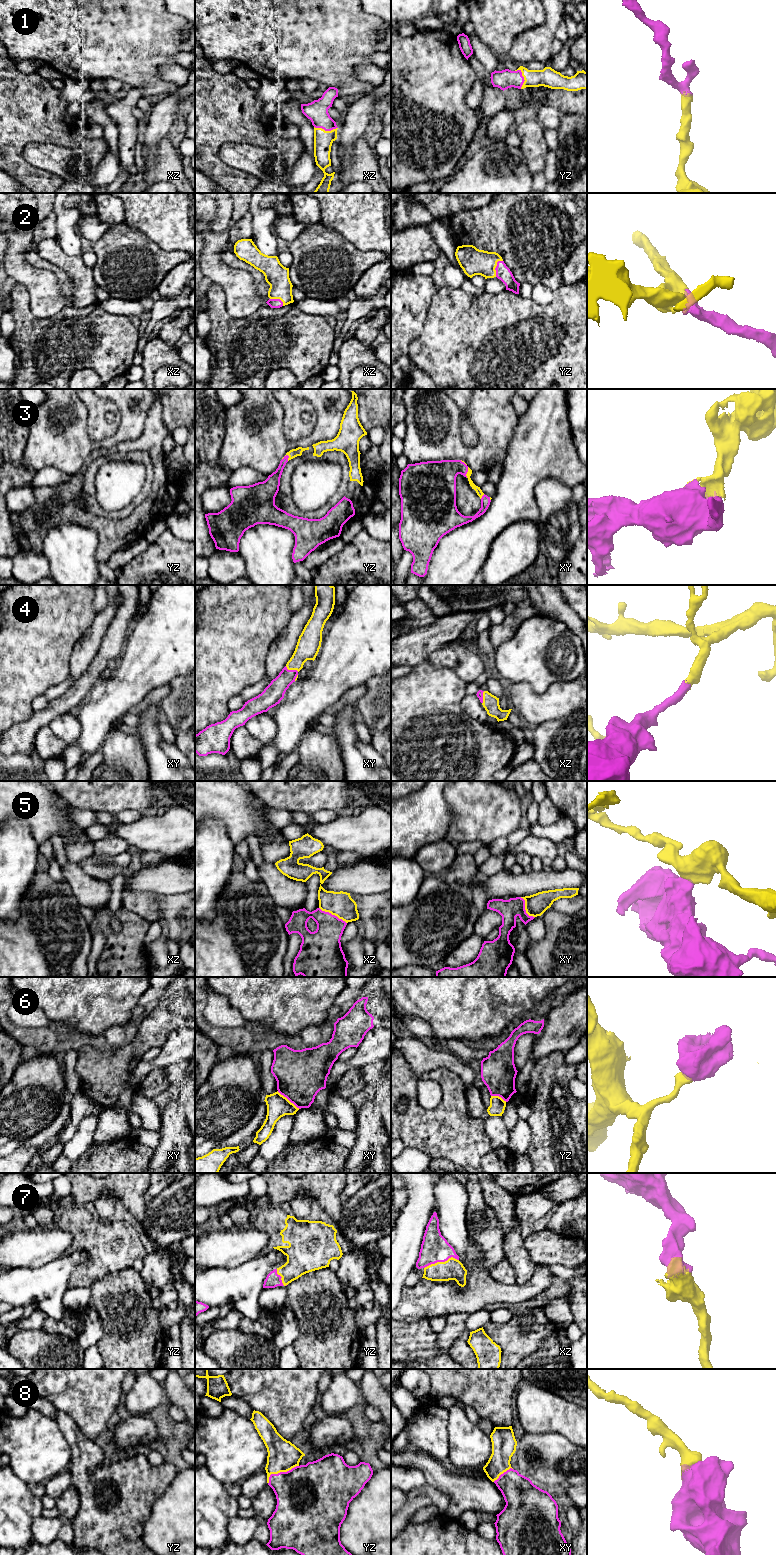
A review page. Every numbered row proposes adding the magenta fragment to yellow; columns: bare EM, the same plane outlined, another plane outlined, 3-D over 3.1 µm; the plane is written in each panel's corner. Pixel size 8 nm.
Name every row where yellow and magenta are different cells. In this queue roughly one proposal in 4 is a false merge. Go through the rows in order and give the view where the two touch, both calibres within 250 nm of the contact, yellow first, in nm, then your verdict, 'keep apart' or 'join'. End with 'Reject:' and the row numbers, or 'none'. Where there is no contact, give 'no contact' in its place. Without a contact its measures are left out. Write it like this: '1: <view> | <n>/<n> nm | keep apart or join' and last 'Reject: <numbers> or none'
1: yz | 160/150 nm | join
2: yz | 220/120 nm | join
3: yz | 70/120 nm | join
4: xy | 190/160 nm | join
5: xz | 200/260 nm | keep apart
6: xy | 180/400 nm | keep apart
7: xz | 170/220 nm | join
8: yz | 240/420 nm | join
Reject: 5, 6

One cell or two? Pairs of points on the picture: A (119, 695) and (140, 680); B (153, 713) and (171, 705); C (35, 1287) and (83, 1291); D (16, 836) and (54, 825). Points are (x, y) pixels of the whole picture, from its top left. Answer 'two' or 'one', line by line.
A: one
B: two
C: two
D: two

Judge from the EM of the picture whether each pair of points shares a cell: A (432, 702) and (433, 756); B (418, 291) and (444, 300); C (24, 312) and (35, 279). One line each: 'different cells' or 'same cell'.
A: same cell
B: different cells
C: different cells

